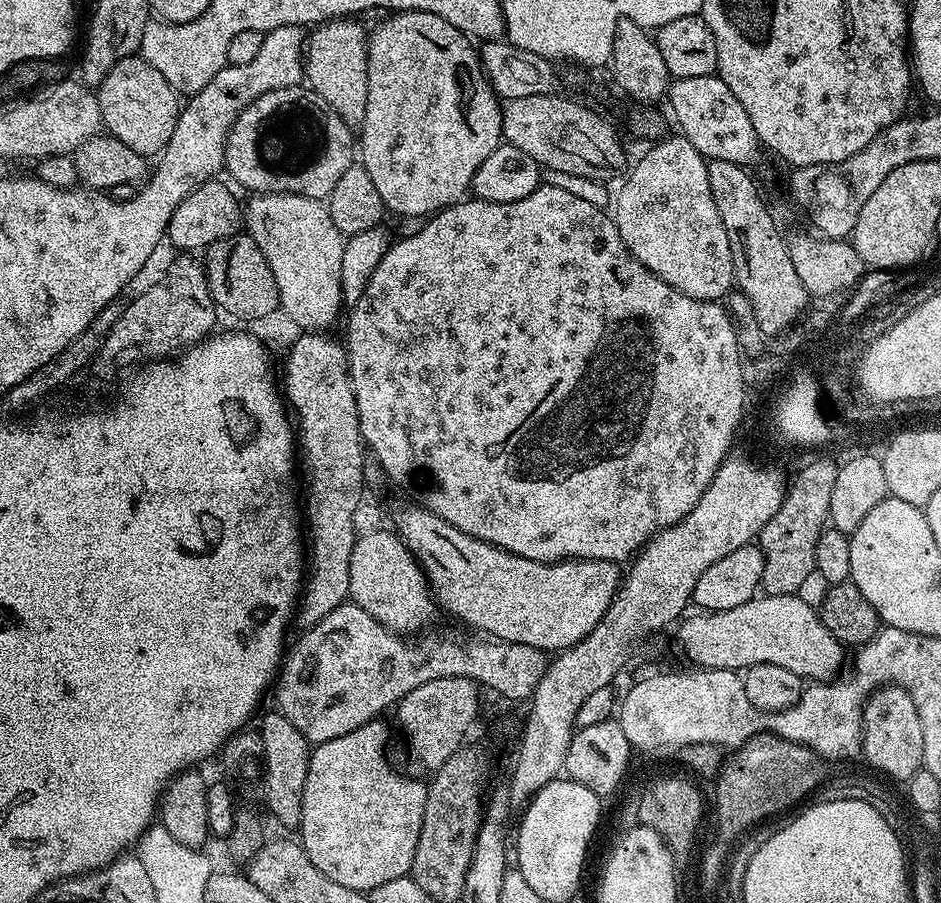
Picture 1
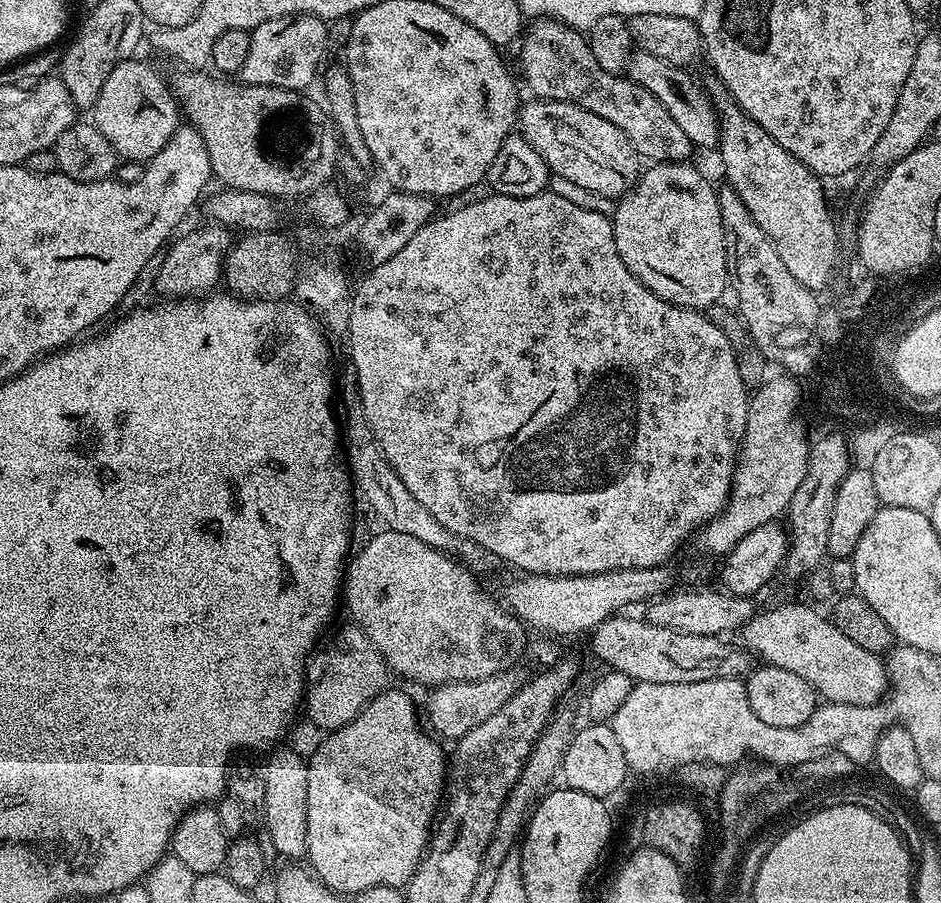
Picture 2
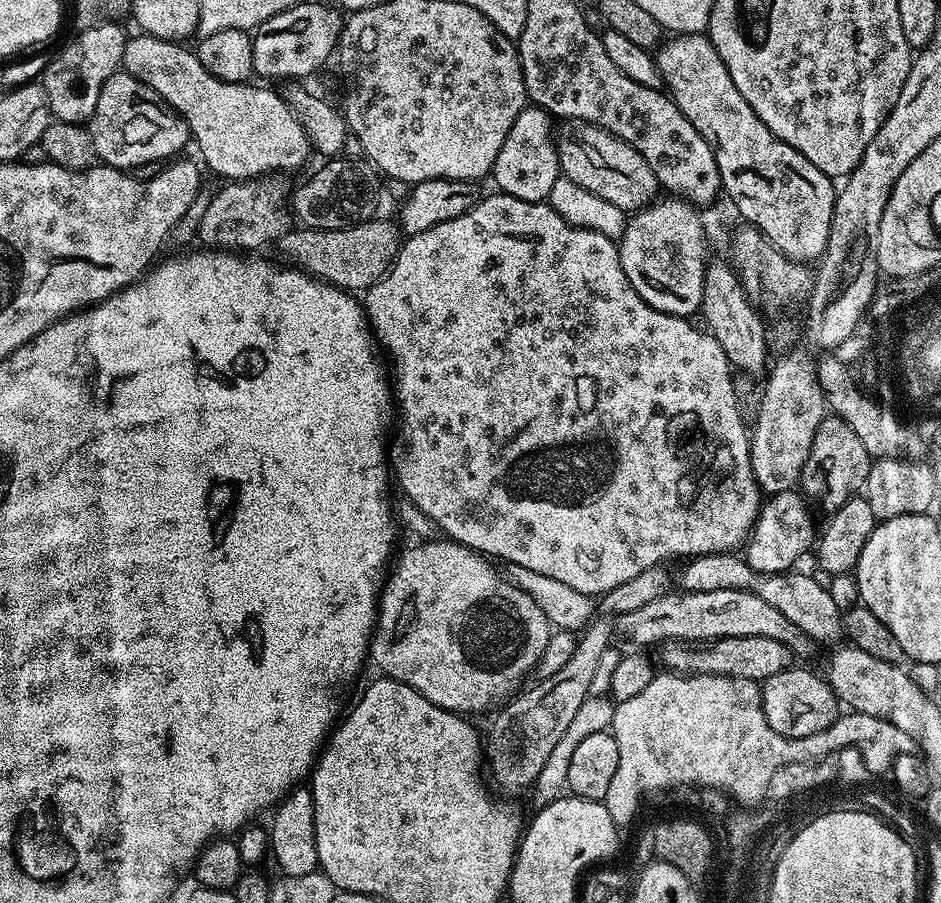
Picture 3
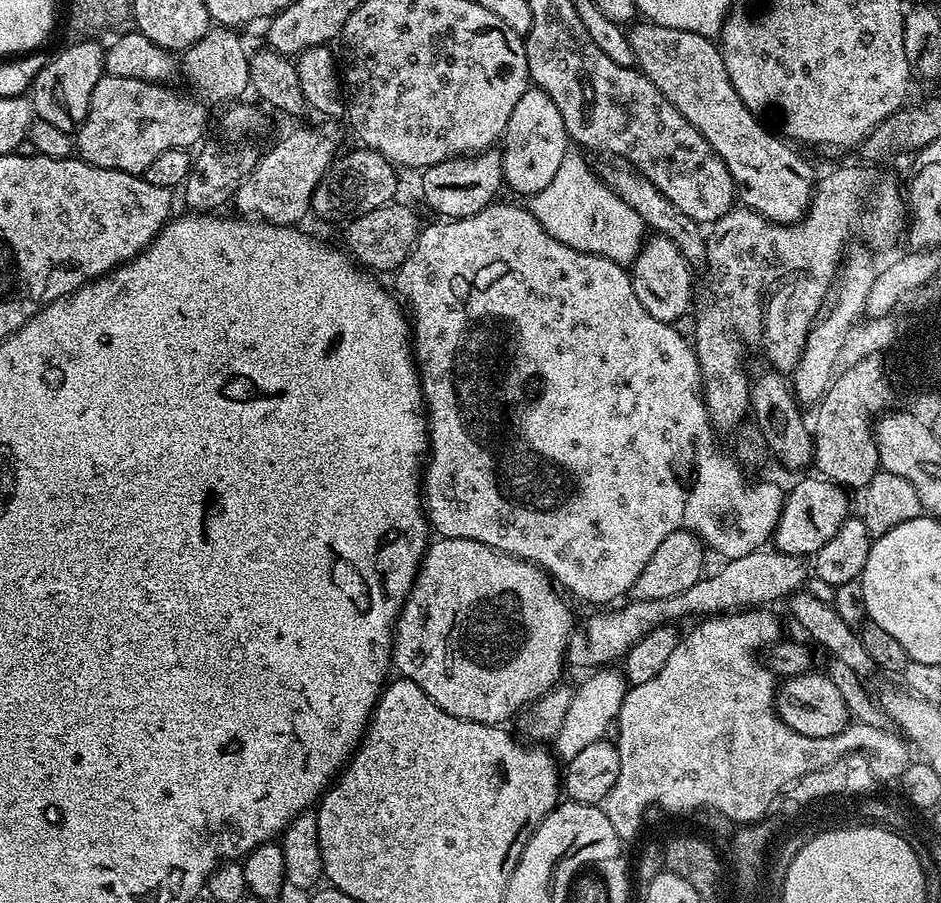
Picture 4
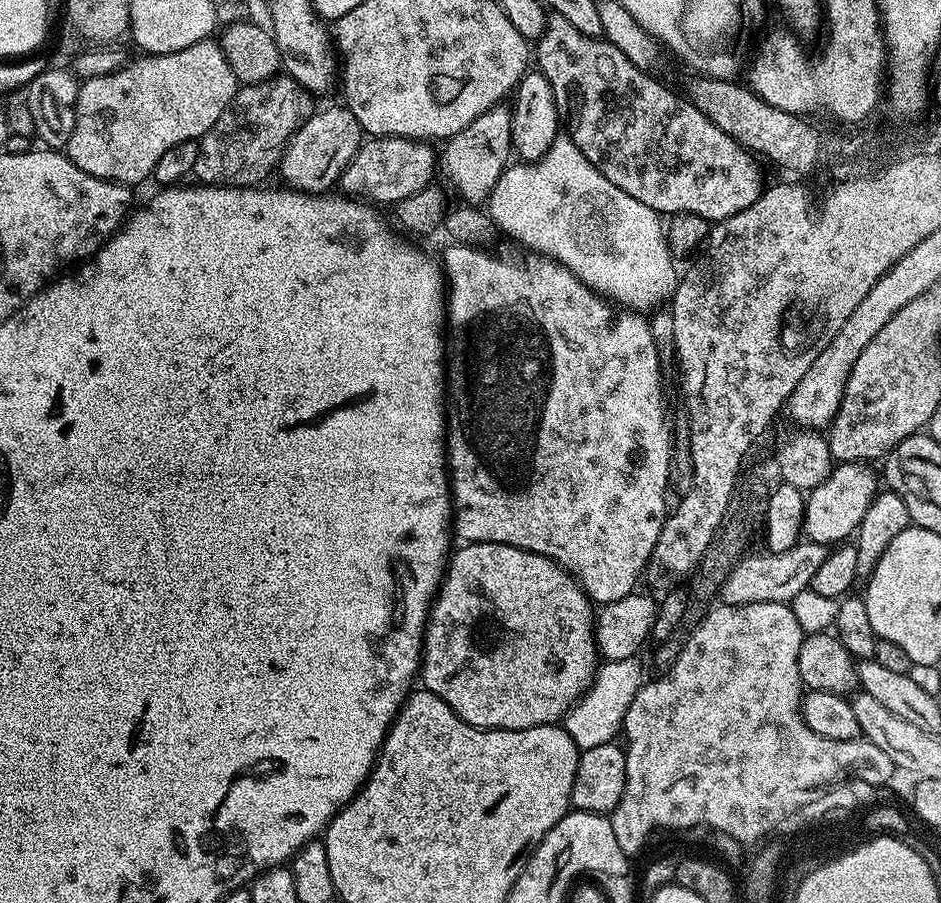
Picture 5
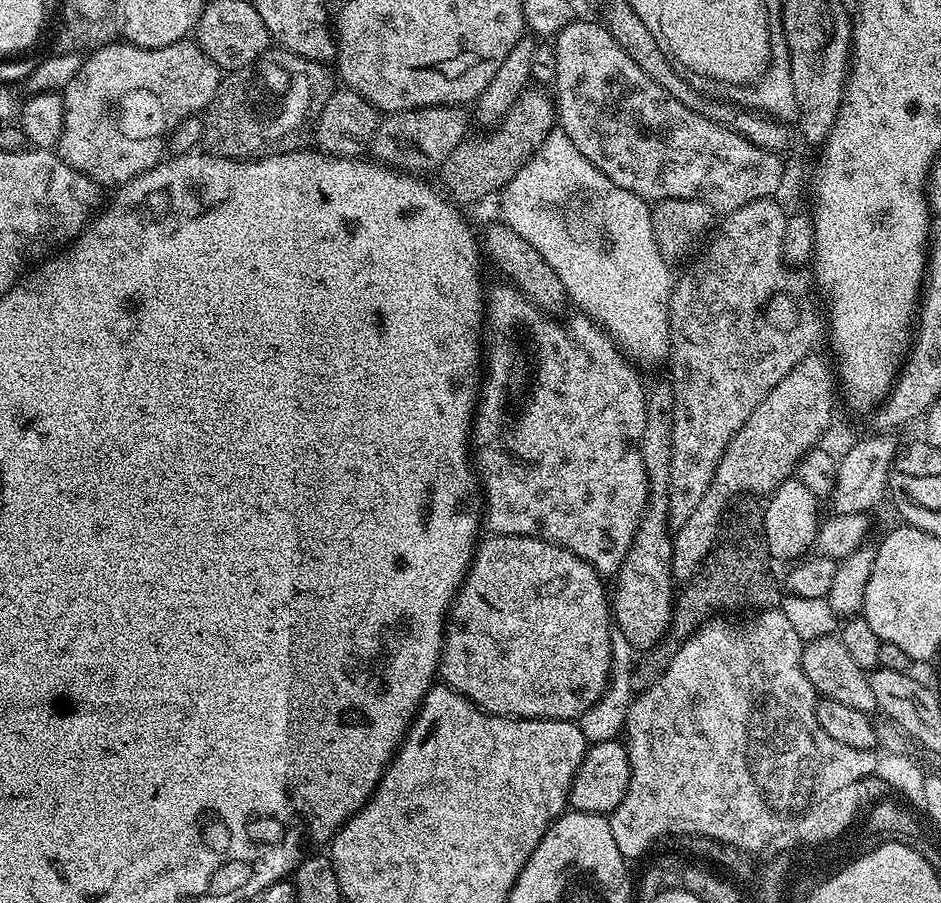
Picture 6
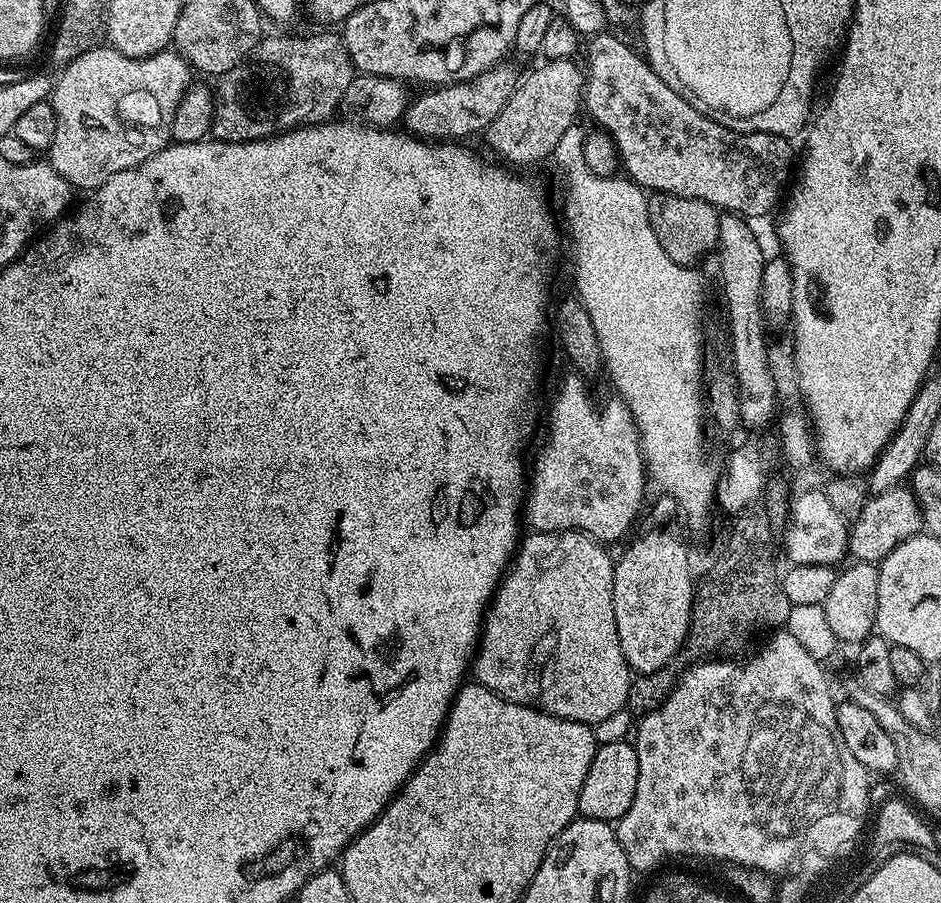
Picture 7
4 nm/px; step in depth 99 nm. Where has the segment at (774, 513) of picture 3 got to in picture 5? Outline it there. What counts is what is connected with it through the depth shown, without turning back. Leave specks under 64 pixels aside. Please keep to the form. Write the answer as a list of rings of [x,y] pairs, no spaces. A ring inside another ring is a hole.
[[[837,463],[822,486],[813,488],[807,493],[804,501],[803,535],[813,544],[836,546],[847,541],[859,528],[862,518],[866,518],[866,510],[870,510],[870,502],[878,491],[878,476],[871,472],[867,463]]]

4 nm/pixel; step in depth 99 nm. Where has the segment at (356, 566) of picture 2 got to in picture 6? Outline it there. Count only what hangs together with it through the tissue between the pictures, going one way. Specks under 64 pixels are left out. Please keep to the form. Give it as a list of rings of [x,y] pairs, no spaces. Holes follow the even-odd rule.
[[[492,534],[492,535],[489,535],[489,536],[488,536],[488,537],[487,537],[487,538],[488,538],[488,539],[489,539],[489,540],[484,540],[484,539],[481,539],[481,540],[480,540],[480,541],[479,541],[479,544],[478,544],[478,547],[477,547],[477,549],[476,549],[476,551],[475,551],[475,553],[474,553],[474,555],[473,555],[473,557],[472,557],[472,564],[471,564],[471,565],[470,565],[470,566],[469,566],[469,567],[468,567],[468,574],[467,574],[467,576],[465,576],[465,578],[464,578],[464,583],[463,583],[463,584],[461,584],[461,586],[460,586],[460,591],[459,591],[459,592],[457,592],[457,593],[456,593],[456,598],[455,598],[455,600],[453,600],[453,602],[452,602],[452,607],[451,607],[451,608],[449,608],[449,609],[448,609],[448,615],[447,615],[447,617],[446,617],[446,623],[445,623],[445,626],[444,626],[444,649],[442,649],[442,650],[441,650],[441,651],[440,651],[440,667],[439,667],[439,669],[438,669],[438,676],[439,676],[439,679],[440,679],[440,680],[441,680],[441,681],[443,681],[443,683],[445,683],[445,684],[447,684],[447,685],[448,685],[448,687],[449,687],[449,688],[453,688],[453,690],[454,690],[454,691],[455,691],[455,692],[461,692],[461,694],[462,694],[462,695],[464,695],[464,696],[465,696],[465,697],[466,697],[466,699],[467,699],[467,700],[469,700],[469,701],[470,701],[470,703],[471,703],[471,704],[474,704],[474,705],[476,705],[476,707],[477,707],[477,708],[483,708],[483,709],[484,709],[484,711],[485,711],[485,712],[488,712],[488,713],[490,713],[490,715],[491,715],[491,716],[514,716],[514,717],[516,717],[516,719],[518,719],[518,720],[570,720],[570,721],[573,721],[573,722],[576,722],[576,721],[579,721],[579,718],[580,718],[580,716],[581,716],[581,715],[582,715],[582,714],[586,714],[586,710],[590,710],[590,709],[591,709],[591,708],[593,708],[593,707],[594,707],[594,705],[595,705],[595,704],[596,704],[596,703],[598,703],[598,702],[599,702],[599,700],[601,700],[601,698],[602,698],[602,697],[603,697],[603,696],[604,696],[604,692],[605,692],[605,691],[606,691],[606,690],[607,690],[607,688],[608,688],[608,681],[609,681],[609,679],[610,679],[610,677],[611,677],[611,675],[612,675],[612,638],[613,638],[613,635],[614,635],[614,620],[613,620],[613,617],[612,617],[612,616],[611,616],[611,615],[610,615],[610,592],[609,592],[609,589],[608,589],[608,588],[607,588],[607,590],[606,590],[606,589],[604,589],[604,584],[606,584],[606,580],[605,580],[605,577],[603,577],[603,576],[601,576],[601,575],[600,575],[600,573],[598,573],[598,572],[596,572],[596,571],[595,571],[595,570],[594,570],[594,566],[590,566],[590,562],[586,562],[586,561],[585,561],[585,560],[583,560],[583,559],[582,559],[582,558],[578,558],[578,557],[577,557],[577,556],[576,556],[576,555],[575,555],[575,554],[573,554],[573,553],[572,553],[572,552],[571,552],[571,551],[570,551],[570,550],[566,550],[566,549],[565,549],[565,548],[564,548],[564,547],[562,547],[562,546],[561,546],[561,544],[552,544],[552,543],[550,543],[550,541],[549,541],[549,540],[542,540],[542,539],[539,539],[539,538],[537,538],[537,537],[535,537],[535,536],[498,536],[498,535],[495,535],[495,534]]]

